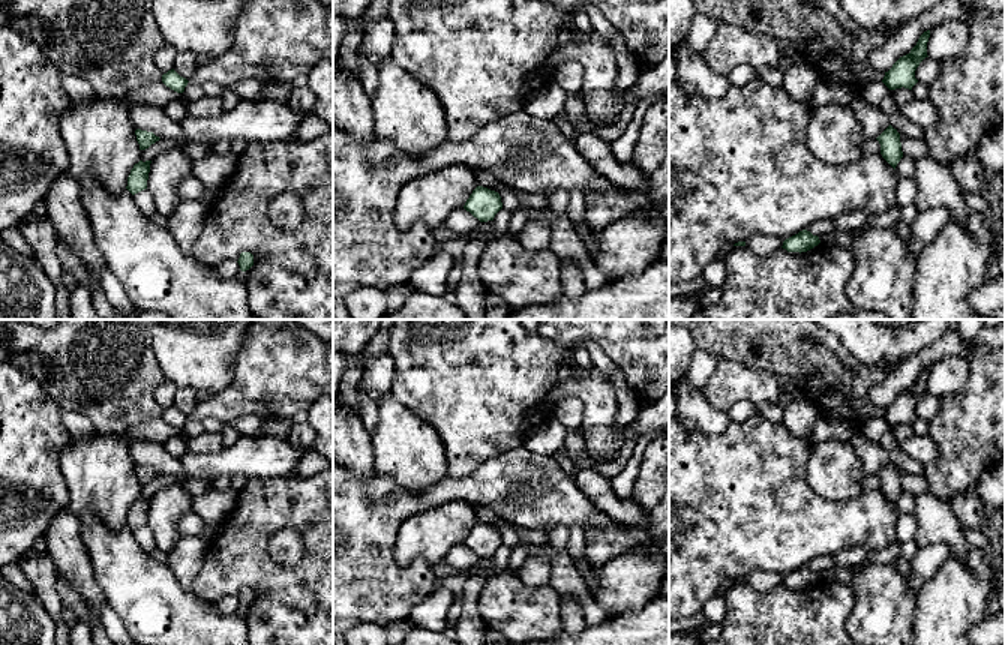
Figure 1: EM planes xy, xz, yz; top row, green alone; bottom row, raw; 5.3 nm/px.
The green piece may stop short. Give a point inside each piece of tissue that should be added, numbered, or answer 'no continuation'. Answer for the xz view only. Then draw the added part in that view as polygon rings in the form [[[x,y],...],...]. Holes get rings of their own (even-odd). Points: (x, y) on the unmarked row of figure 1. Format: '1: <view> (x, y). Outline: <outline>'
no continuation

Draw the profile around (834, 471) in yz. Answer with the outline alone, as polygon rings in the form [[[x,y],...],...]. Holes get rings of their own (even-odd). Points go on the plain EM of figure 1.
[[[822,441],[807,462],[807,483],[824,500],[849,501],[864,492],[862,465],[849,442]]]

